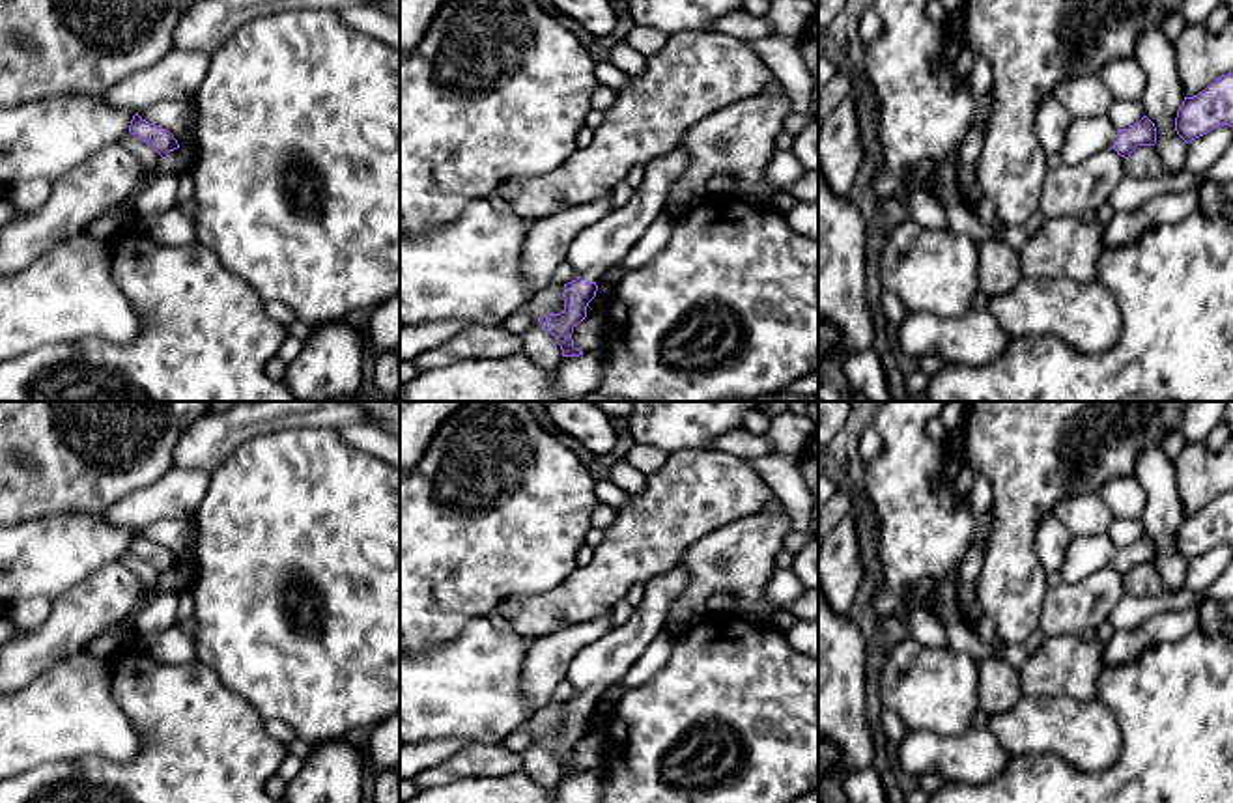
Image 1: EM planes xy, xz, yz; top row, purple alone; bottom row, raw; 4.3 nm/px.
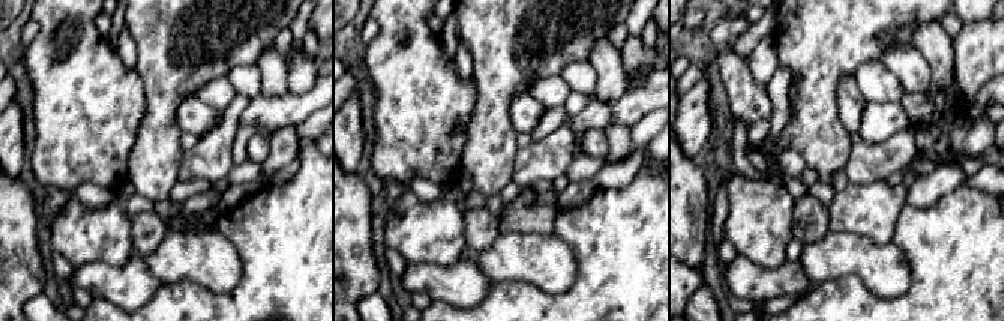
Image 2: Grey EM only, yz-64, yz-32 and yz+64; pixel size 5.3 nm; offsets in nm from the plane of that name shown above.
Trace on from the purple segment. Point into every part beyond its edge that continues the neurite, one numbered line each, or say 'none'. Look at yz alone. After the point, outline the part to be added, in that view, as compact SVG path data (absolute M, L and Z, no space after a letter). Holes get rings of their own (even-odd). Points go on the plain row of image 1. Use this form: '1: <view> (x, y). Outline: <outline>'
1: yz (1086, 555). Outline: M1106 534L1093 538L1076 538L1070 542L1065 564L1061 568L1063 583L1078 583L1093 571L1113 564L1117 549L1110 543Z

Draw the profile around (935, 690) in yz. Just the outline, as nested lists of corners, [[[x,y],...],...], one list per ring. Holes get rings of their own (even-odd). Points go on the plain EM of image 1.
[[[906,637],[889,652],[880,698],[908,730],[960,736],[981,710],[977,661],[951,646],[927,648]]]

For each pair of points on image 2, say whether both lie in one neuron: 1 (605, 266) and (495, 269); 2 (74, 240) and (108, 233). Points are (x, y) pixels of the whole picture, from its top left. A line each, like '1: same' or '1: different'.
1: different
2: same

